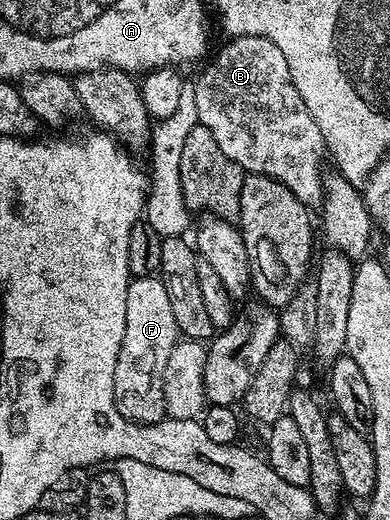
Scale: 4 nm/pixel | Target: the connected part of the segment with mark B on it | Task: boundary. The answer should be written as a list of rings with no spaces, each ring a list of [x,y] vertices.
[[[236,35],[227,38],[225,41],[227,43],[214,56],[212,56],[213,54],[209,56],[209,59],[211,58],[210,64],[199,73],[198,79],[196,78],[194,83],[196,113],[198,114],[199,124],[212,129],[212,137],[216,137],[216,145],[220,145],[220,149],[224,149],[224,153],[228,153],[228,157],[232,157],[232,161],[236,161],[236,165],[240,165],[243,172],[274,178],[280,185],[287,186],[307,208],[321,208],[322,192],[324,190],[322,155],[324,159],[327,154],[326,142],[324,137],[320,137],[320,128],[316,125],[316,121],[312,121],[312,113],[308,113],[308,105],[304,105],[300,93],[296,93],[296,85],[292,81],[292,73],[288,73],[288,61],[284,61],[284,53],[280,53],[280,49],[276,49],[276,45],[272,45],[272,41],[268,41],[265,37]]]

